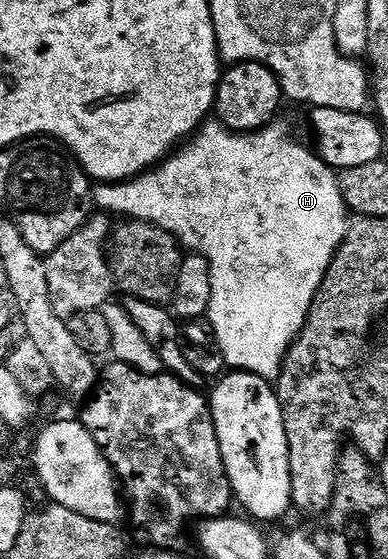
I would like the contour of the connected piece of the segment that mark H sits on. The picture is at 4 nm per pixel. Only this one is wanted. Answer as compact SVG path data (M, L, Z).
M216 120L206 121L192 138L178 146L152 170L140 174L138 178L130 178L127 182L102 182L93 186L93 204L98 211L110 216L122 214L120 217L125 220L155 224L163 228L163 232L171 232L171 236L175 236L175 240L180 242L186 251L202 254L205 257L211 272L211 304L207 322L214 336L217 337L217 343L225 357L226 367L237 372L257 374L261 378L270 380L276 379L280 374L281 365L285 363L285 355L289 347L297 341L297 335L305 327L311 304L328 275L329 265L333 262L337 249L341 247L351 221L350 211L341 195L338 171L328 166L312 145L304 146L293 135L292 128L281 121L274 120L261 130L253 130L249 134L236 134L235 131L228 130L224 124Z

